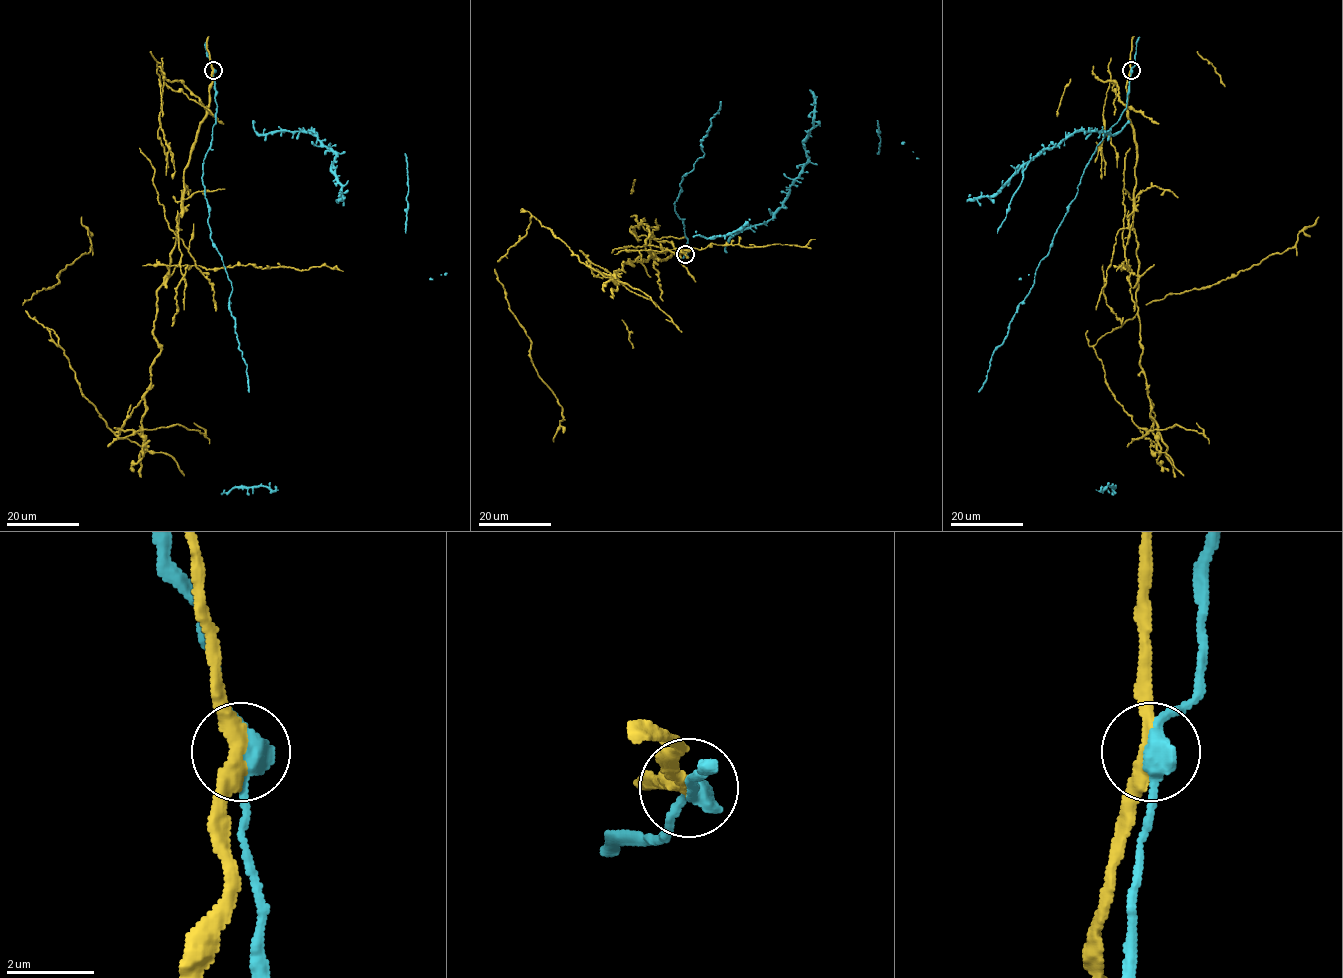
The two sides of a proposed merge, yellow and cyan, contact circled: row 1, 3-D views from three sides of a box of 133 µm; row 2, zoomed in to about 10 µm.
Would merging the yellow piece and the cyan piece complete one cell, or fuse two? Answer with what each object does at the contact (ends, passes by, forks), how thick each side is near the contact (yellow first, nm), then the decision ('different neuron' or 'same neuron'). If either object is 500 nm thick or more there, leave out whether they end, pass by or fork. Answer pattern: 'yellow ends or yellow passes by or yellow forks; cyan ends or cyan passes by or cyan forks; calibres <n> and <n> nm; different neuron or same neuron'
yellow passes by; cyan passes by; calibres 340 and 400 nm; different neuron

